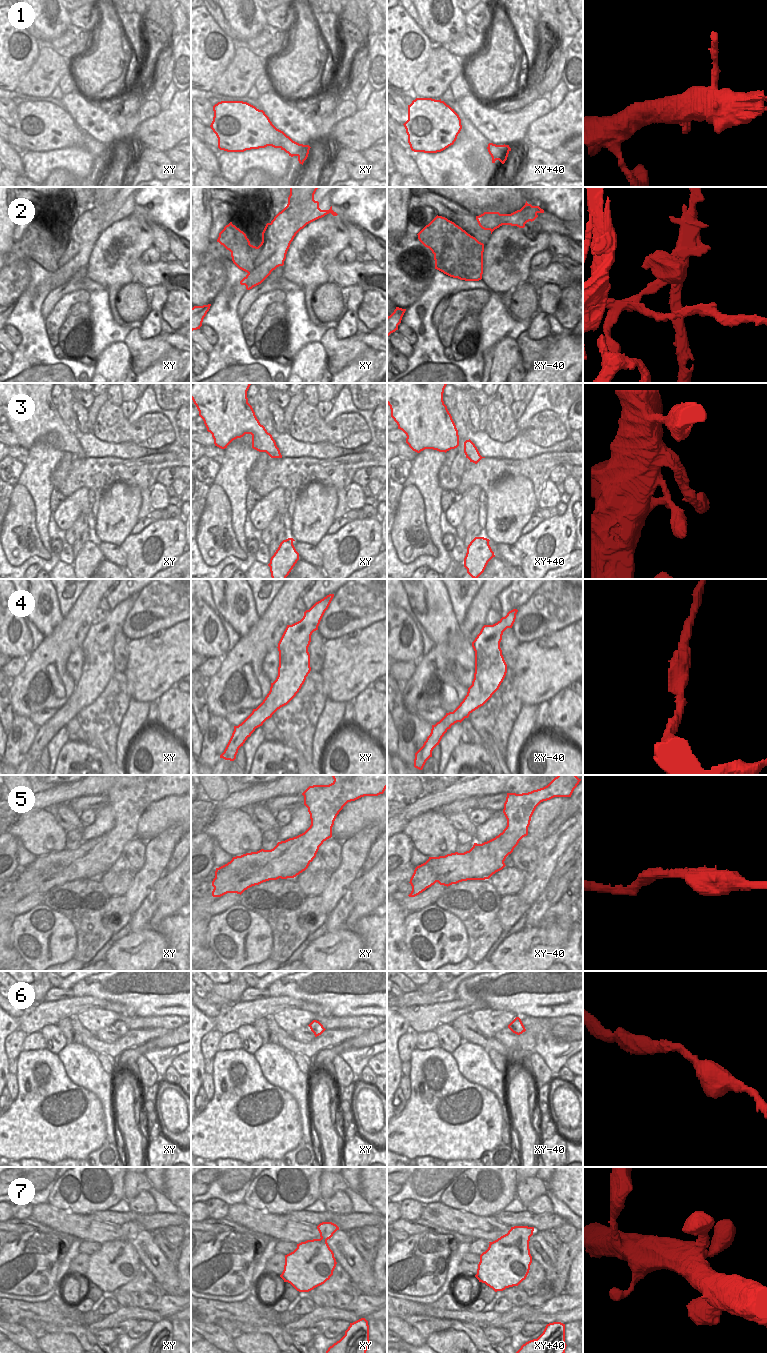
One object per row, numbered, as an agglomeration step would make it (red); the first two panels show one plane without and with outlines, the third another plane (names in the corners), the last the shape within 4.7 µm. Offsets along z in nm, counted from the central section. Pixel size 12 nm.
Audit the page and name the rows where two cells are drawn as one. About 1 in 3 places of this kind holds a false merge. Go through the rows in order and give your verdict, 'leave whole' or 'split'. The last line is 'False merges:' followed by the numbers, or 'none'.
1: leave whole
2: split
3: leave whole
4: leave whole
5: leave whole
6: leave whole
7: leave whole
False merges: 2

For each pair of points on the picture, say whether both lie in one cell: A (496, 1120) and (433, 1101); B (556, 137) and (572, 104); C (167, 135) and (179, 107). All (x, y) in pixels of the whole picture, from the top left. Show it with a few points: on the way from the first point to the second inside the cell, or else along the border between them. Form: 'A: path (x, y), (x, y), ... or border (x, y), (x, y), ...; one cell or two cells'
A: path (478, 1120), (451, 1125), (446, 1119); one cell
B: path (558, 129), (572, 115), (572, 112); one cell
C: path (170, 128), (179, 119), (179, 114); one cell

